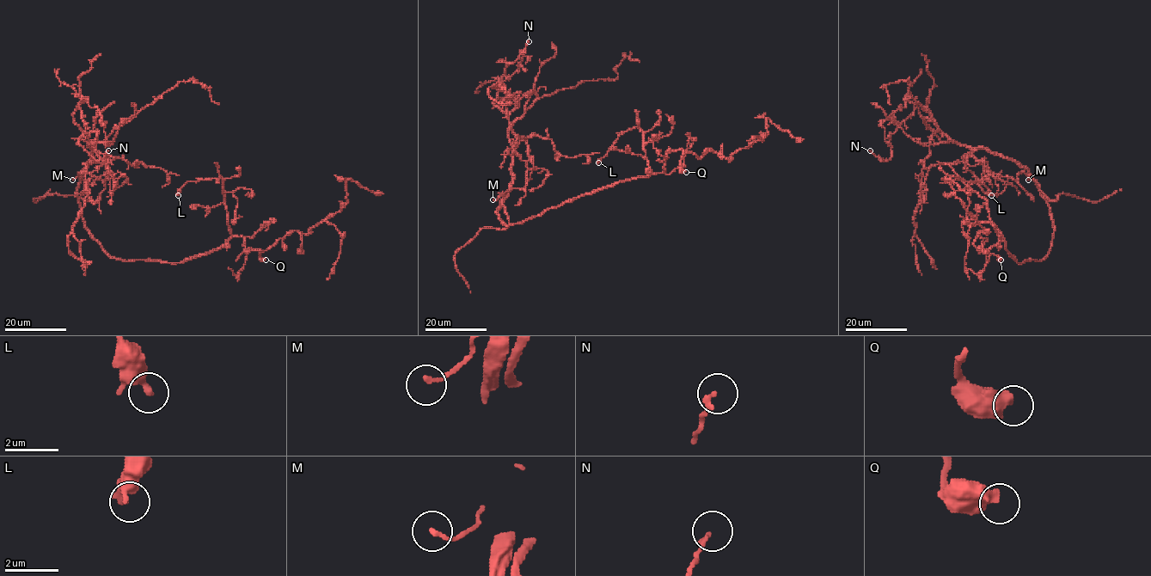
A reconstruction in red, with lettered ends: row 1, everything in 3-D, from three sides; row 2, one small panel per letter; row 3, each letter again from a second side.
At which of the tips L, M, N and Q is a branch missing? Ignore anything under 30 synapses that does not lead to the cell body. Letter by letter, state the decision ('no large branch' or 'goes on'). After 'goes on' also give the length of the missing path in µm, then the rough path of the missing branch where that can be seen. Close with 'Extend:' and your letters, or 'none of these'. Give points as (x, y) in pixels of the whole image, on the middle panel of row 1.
L: no large branch
M: no large branch
N: no large branch
Q: no large branch
Extend: none of these

